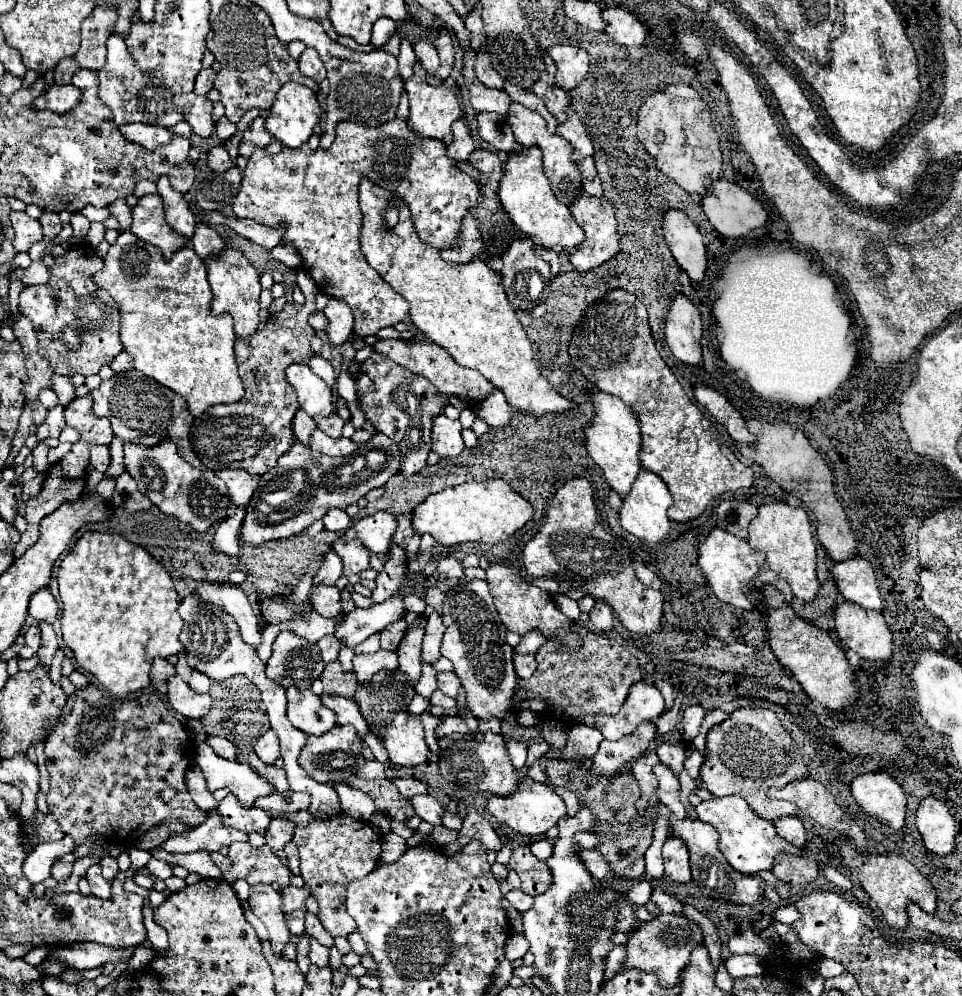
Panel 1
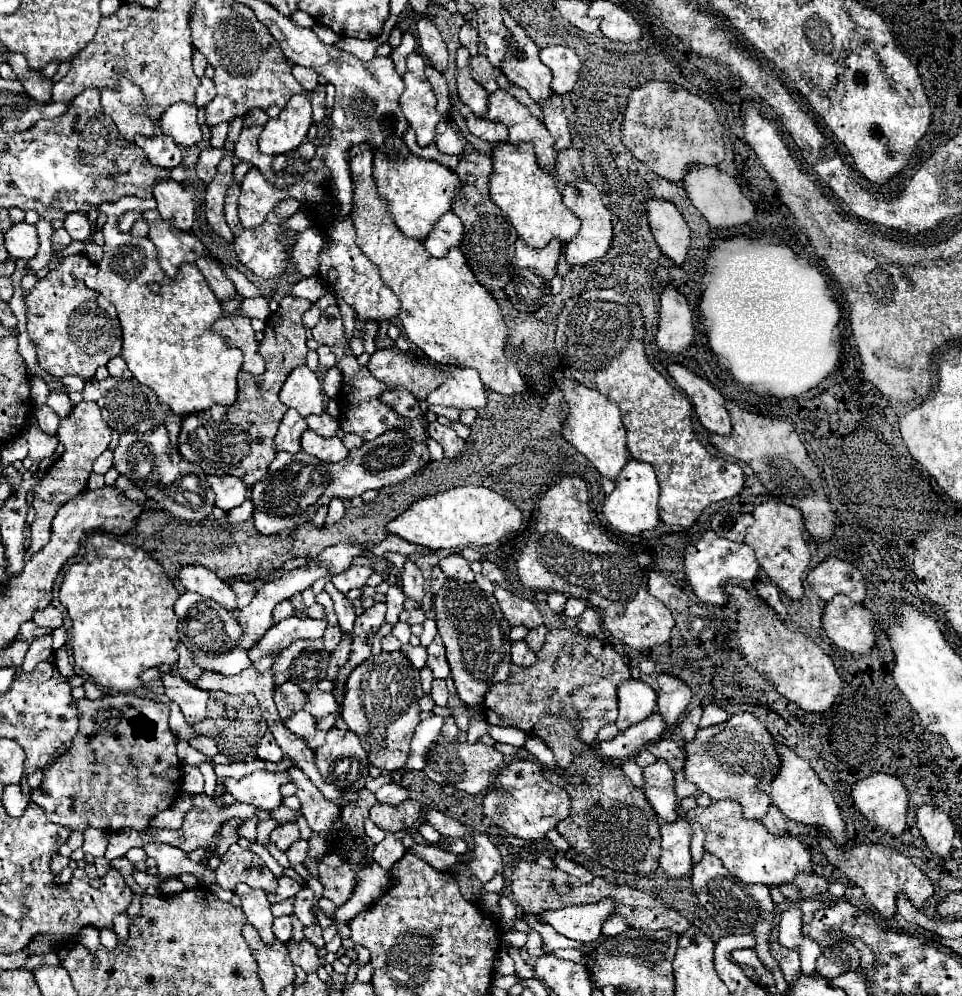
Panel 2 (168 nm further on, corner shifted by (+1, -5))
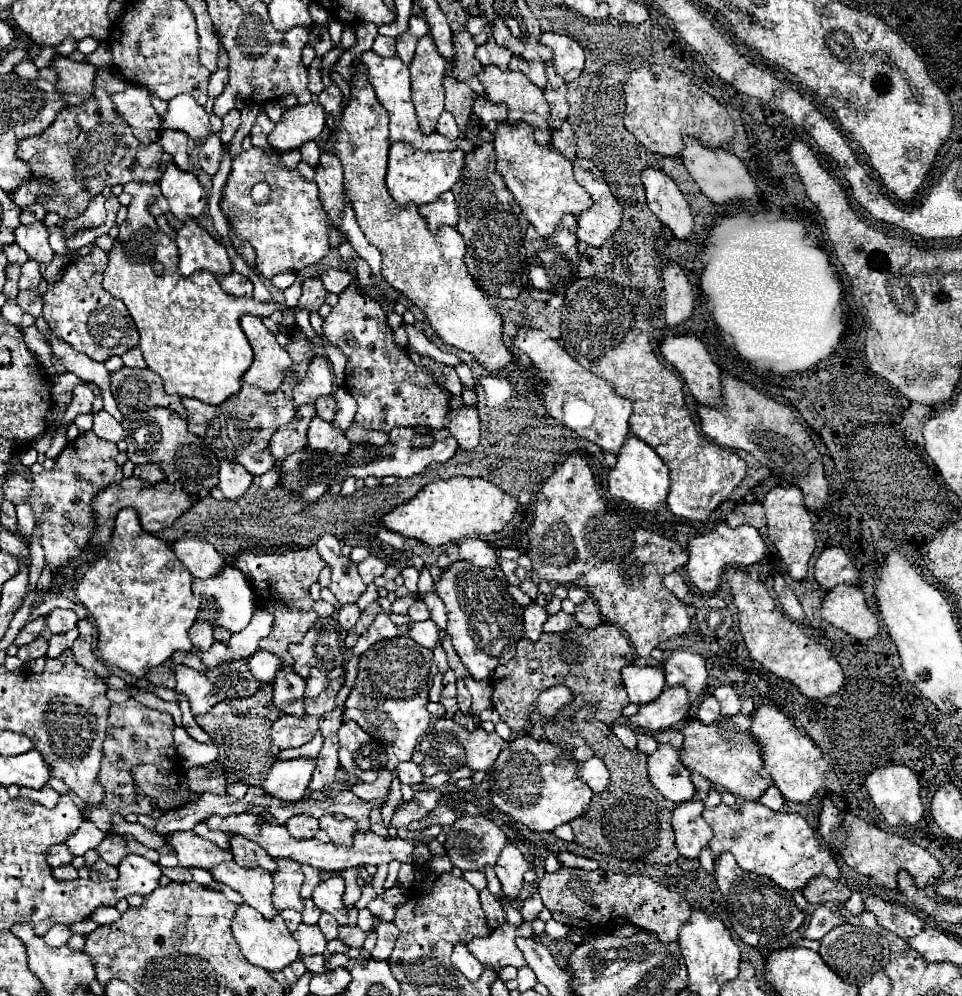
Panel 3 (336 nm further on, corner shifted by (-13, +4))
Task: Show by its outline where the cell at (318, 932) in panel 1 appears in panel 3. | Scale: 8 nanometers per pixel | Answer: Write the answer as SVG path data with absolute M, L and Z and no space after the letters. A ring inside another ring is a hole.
M322 913L322 915L320 915L320 921L318 921L318 927L322 929L322 933L324 933L324 939L326 939L326 941L336 939L336 933L338 933L338 923L336 923L336 919L334 919L332 915Z

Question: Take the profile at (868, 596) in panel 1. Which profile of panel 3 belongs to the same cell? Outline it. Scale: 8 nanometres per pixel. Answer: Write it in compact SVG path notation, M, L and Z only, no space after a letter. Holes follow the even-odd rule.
M826 547L816 565L814 565L814 577L822 589L832 589L838 583L848 583L856 585L858 583L858 571L850 557L838 549L838 547Z

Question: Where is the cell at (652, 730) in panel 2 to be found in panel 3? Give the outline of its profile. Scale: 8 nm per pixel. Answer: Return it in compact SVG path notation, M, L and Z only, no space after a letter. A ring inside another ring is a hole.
M666 687L654 703L642 705L638 713L630 717L630 723L648 733L664 731L678 723L688 713L688 707L688 691L684 691L684 687Z

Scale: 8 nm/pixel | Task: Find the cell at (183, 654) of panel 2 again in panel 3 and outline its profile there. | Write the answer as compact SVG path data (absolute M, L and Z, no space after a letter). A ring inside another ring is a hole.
M196 619L196 623L190 627L190 639L192 639L194 647L208 649L210 643L214 641L214 637L212 637L212 625L208 625L208 621Z

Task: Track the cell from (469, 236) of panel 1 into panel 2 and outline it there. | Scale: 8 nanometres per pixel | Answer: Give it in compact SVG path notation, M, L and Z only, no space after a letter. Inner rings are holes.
M446 212L438 220L434 232L422 244L434 258L442 258L442 256L446 256L446 252L450 248L454 248L462 242L462 236L464 236L464 232L462 232L460 218L454 212Z

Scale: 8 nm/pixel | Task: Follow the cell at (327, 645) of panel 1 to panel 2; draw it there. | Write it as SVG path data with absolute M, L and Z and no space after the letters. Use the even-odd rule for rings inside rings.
M328 626L326 628L326 632L324 632L324 648L328 650L328 652L332 652L338 644L340 644L340 640L342 640L342 632L340 632L340 628L336 628L336 626Z

